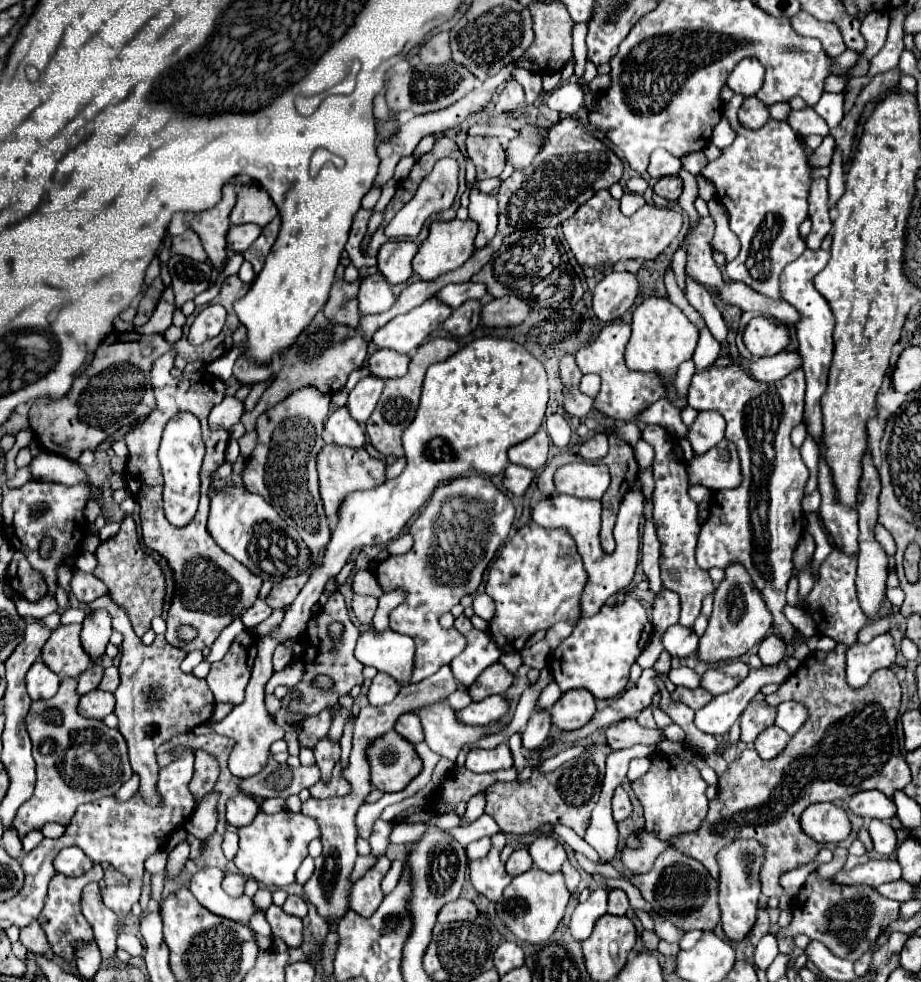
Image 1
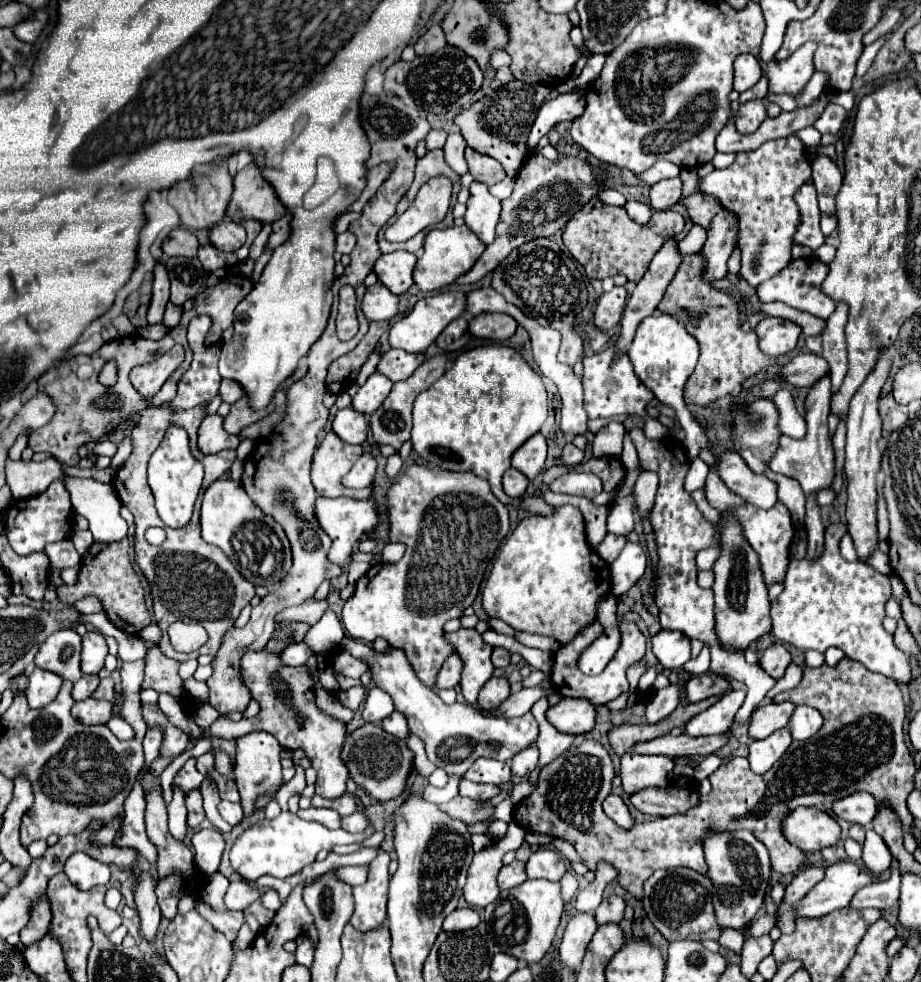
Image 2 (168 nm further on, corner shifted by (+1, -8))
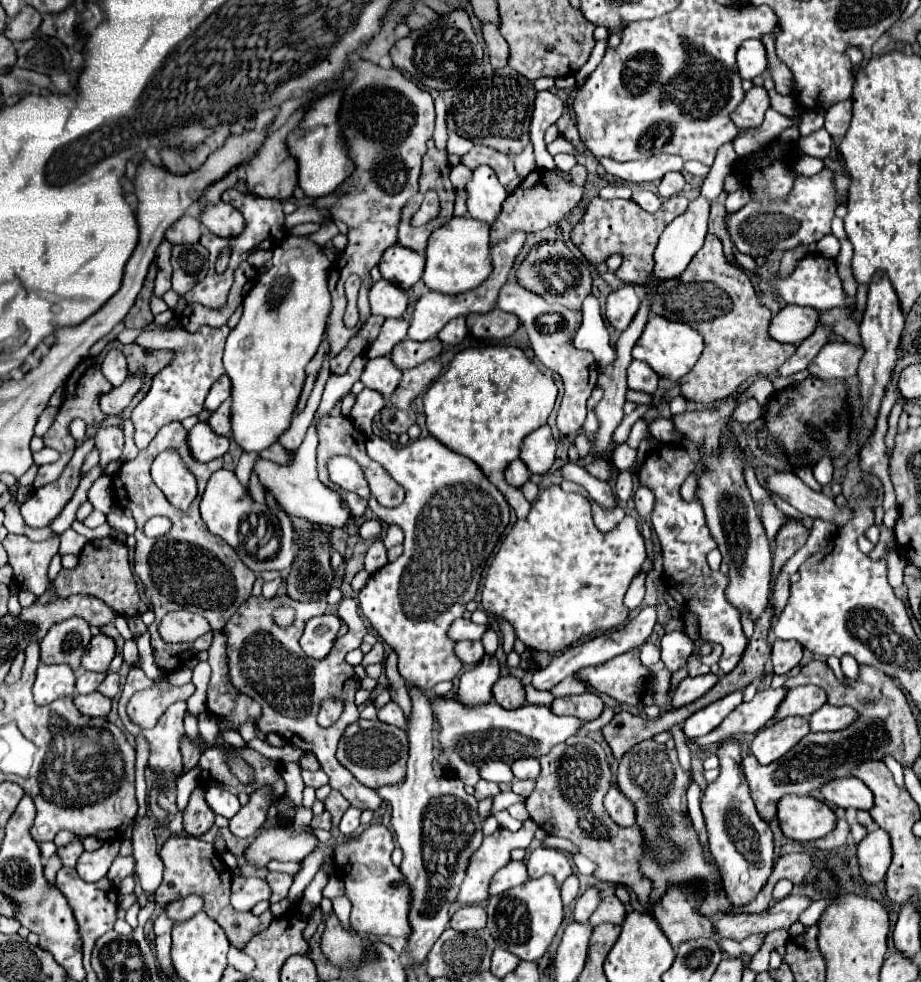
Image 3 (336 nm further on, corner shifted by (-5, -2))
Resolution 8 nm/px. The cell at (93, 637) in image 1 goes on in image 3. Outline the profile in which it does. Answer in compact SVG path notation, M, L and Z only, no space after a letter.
M103 633L95 635L81 657L81 667L87 671L107 671L115 657L115 641Z

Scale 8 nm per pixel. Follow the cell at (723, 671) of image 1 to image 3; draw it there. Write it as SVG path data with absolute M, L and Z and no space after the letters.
M707 673L707 675L697 675L697 677L685 677L677 691L673 693L673 707L683 707L695 699L699 699L701 695L705 695L715 683L719 681L719 675L715 673Z

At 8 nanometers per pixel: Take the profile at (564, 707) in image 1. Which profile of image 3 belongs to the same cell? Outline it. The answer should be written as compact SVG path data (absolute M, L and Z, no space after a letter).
M583 693L583 695L567 695L553 701L551 711L555 715L571 715L583 721L593 721L603 711L603 701L595 693Z

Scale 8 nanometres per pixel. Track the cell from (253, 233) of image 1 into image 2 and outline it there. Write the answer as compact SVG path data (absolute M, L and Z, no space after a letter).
M223 219L209 229L209 239L211 239L213 247L217 247L219 251L231 253L245 243L247 235L245 235L245 229L241 229L239 223Z

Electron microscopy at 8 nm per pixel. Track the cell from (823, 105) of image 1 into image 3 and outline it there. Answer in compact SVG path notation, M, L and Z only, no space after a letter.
M851 99L843 103L835 103L825 111L825 129L831 137L843 137L851 123Z

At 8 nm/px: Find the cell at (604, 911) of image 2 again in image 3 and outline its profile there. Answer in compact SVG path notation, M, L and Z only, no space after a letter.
M609 895L609 897L603 897L599 907L593 911L589 923L595 927L595 925L601 925L601 923L615 923L615 925L621 925L623 919L625 919L627 911L625 911L625 905L615 897L615 895Z

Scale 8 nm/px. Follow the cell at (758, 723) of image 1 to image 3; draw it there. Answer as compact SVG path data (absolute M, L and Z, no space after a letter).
M805 685L805 687L795 687L787 693L783 703L777 707L773 721L781 721L791 715L799 717L809 717L815 709L819 709L827 701L825 691L815 685Z

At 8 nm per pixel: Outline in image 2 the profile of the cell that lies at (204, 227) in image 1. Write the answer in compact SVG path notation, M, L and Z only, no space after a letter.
M219 157L213 163L197 165L193 169L193 175L189 181L179 181L179 183L171 185L167 189L167 193L169 193L167 199L169 199L169 205L173 205L175 211L179 213L181 223L185 227L199 229L199 227L213 227L215 221L221 221L225 217L225 209L227 209L231 191L233 191L233 181L227 171L227 161L223 157Z

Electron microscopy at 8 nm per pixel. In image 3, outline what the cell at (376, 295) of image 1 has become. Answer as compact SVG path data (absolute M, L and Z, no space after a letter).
M379 279L369 291L369 301L375 315L401 317L407 309L407 291L395 283L389 283L387 279Z

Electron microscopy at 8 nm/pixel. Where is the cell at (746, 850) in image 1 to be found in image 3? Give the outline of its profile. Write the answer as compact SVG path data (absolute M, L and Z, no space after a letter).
M733 739L725 741L721 749L717 749L717 757L721 761L721 773L705 789L701 799L701 811L707 823L711 853L721 871L725 895L737 909L755 899L755 895L763 889L773 871L775 863L773 833L769 825L763 823L763 819L757 815L757 809L749 797L749 787L741 773L741 763L739 763L741 761L739 745Z

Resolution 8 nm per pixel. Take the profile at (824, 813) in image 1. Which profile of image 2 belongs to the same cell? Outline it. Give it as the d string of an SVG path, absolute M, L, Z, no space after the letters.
M797 807L781 821L781 831L789 843L801 851L819 851L839 841L837 821L817 807Z

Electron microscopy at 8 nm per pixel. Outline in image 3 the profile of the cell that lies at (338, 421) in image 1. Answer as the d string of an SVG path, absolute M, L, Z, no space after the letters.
M363 389L359 395L357 395L357 401L349 413L349 419L353 423L355 429L359 429L363 435L371 437L371 423L373 423L373 417L381 411L381 407L385 405L385 397L379 395L377 391L373 389Z

